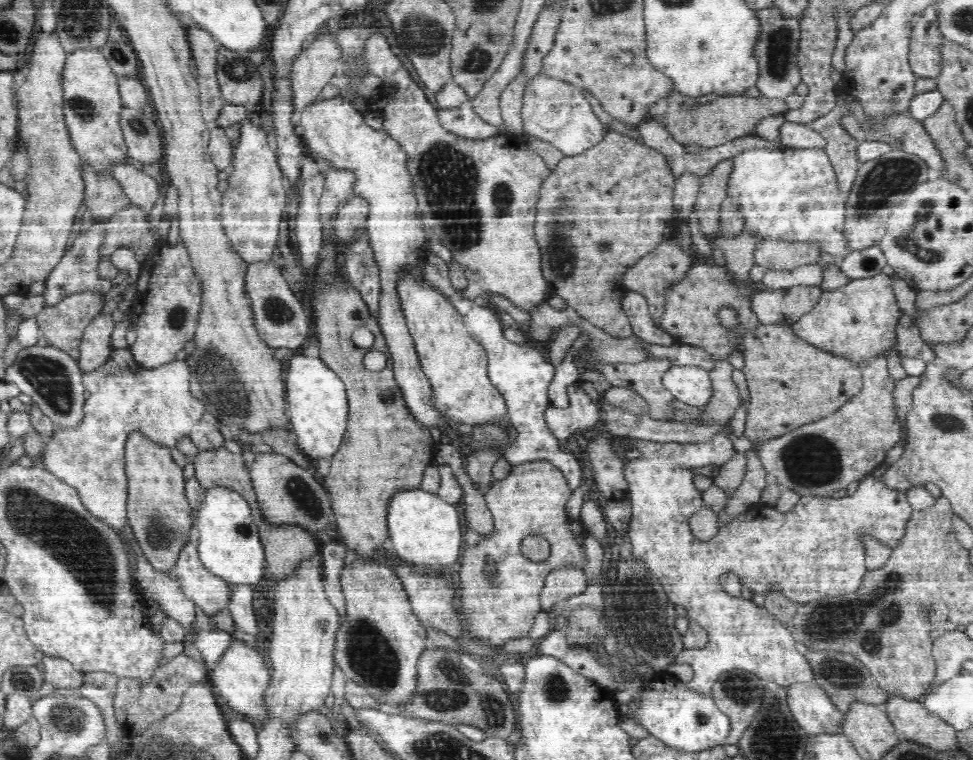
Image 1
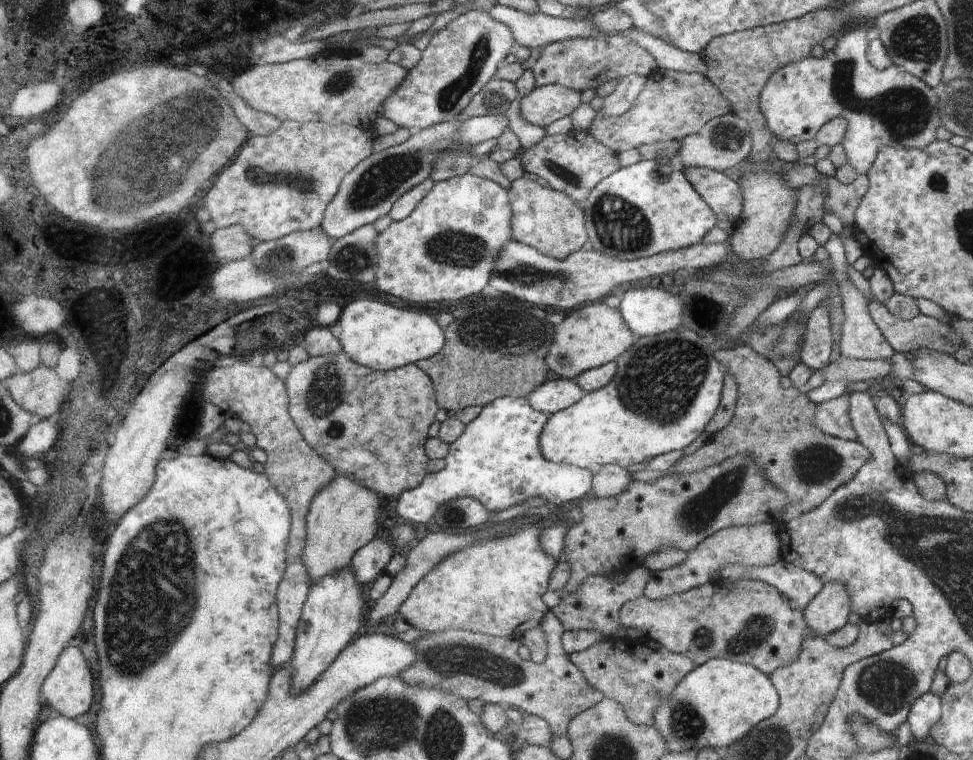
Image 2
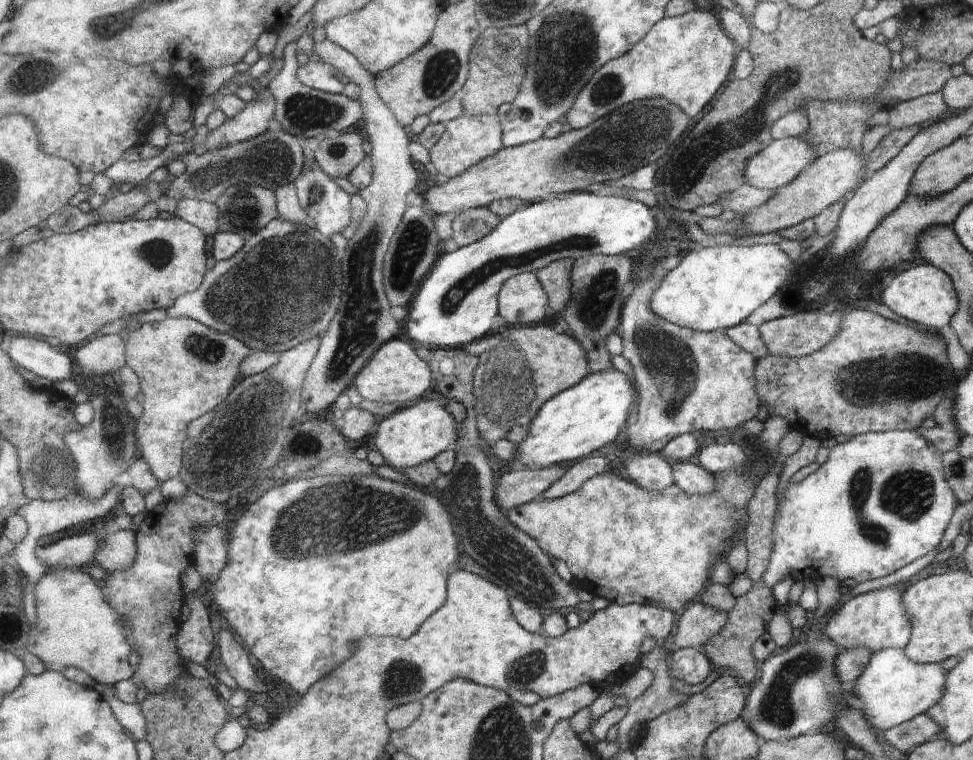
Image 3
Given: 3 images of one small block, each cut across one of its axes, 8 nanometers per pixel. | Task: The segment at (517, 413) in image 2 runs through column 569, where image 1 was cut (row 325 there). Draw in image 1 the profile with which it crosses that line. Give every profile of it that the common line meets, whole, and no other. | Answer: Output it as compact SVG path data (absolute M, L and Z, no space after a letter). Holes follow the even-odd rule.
M463 296L450 299L455 309L462 315L468 334L476 339L487 352L488 378L502 393L506 401L506 415L512 428L516 428L514 442L503 452L511 465L535 459L549 459L566 477L573 490L580 487L582 468L571 453L560 450L558 439L546 423L545 412L552 402L549 399L549 384L553 381L555 368L548 362L542 352L523 343L510 342L504 334L504 323L499 314L488 307L477 305L473 300Z

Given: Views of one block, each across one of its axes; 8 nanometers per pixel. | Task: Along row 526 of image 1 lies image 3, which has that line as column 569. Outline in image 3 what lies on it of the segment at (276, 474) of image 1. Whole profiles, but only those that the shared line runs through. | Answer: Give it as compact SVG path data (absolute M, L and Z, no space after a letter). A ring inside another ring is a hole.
M626 254L590 255L575 259L572 270L572 298L563 310L563 318L572 330L572 337L587 352L588 372L603 373L614 367L607 351L606 338L620 320L622 292L632 278L632 260Z

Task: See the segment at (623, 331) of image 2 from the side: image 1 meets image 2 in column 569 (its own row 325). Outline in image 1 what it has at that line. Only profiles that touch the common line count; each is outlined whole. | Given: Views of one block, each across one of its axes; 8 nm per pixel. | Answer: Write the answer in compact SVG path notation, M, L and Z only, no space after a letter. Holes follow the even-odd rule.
M334 245L322 246L322 249L319 253L319 260L317 266L318 276L316 276L316 280L314 280L313 282L313 333L320 342L319 357L330 367L330 369L332 369L342 379L342 382L345 384L346 387L346 394L349 402L349 414L347 416L348 423L345 432L345 437L342 439L342 444L339 446L338 452L336 452L336 454L333 454L332 456L330 470L328 475L325 476L324 482L325 488L328 488L328 492L330 492L329 498L332 498L331 509L335 514L335 531L337 532L337 536L340 536L340 540L342 540L342 542L344 542L344 544L346 544L346 546L348 546L350 550L354 550L356 554L360 554L360 556L364 556L364 558L372 559L372 556L376 556L376 554L380 554L380 552L382 552L382 544L384 544L384 542L388 540L388 514L390 501L394 496L396 496L397 493L408 492L409 490L421 488L422 477L425 476L425 470L428 468L428 466L435 462L434 456L436 456L436 452L438 452L438 447L437 442L433 441L430 432L421 425L420 420L418 420L416 416L414 416L412 411L409 409L408 403L405 401L405 397L402 394L400 387L397 386L397 383L394 380L393 364L390 362L390 358L388 355L388 345L386 344L385 338L381 333L381 327L379 326L379 322L374 318L374 316L371 316L367 304L363 301L361 294L356 289L354 289L352 283L350 283L348 279L341 280L341 276L339 276L337 257L338 253L336 253L336 247L334 247ZM360 326L365 326L375 336L375 341L370 348L357 347L350 338L354 330L360 328ZM370 350L376 350L378 352L383 352L384 354L388 355L389 363L386 364L386 366L384 366L384 370L381 370L380 372L370 372L366 370L366 368L364 368L364 356L366 356L366 353L370 352Z

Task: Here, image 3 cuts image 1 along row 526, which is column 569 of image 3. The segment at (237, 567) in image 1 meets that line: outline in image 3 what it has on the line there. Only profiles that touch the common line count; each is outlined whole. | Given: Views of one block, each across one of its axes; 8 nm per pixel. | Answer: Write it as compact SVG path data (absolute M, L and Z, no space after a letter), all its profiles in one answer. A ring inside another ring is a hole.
M578 191L568 198L530 203L516 210L510 217L501 219L496 228L486 237L454 252L442 254L433 269L421 284L415 299L410 304L409 315L403 323L408 336L429 349L460 349L464 344L487 336L497 325L492 322L498 310L498 292L512 277L520 273L535 273L552 261L566 257L577 259L590 255L617 255L638 246L654 234L654 220L648 207L637 200L616 194L598 195L594 192Z

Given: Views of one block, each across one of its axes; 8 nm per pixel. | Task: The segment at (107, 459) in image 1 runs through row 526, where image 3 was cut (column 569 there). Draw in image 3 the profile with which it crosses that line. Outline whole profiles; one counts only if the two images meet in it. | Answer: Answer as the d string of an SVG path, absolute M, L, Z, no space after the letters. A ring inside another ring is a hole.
M700 8L677 17L664 17L662 21L652 26L650 32L630 52L608 61L595 72L596 78L591 78L592 82L587 82L588 90L584 90L584 94L578 94L573 108L563 120L573 129L583 129L614 108L652 96L662 96L668 98L670 102L676 102L676 106L680 106L684 114L692 114L691 117L694 118L704 110L704 106L712 100L718 88L728 80L728 74L734 66L734 44L718 24L720 22L716 20L716 16L712 16L710 11L702 12Z

